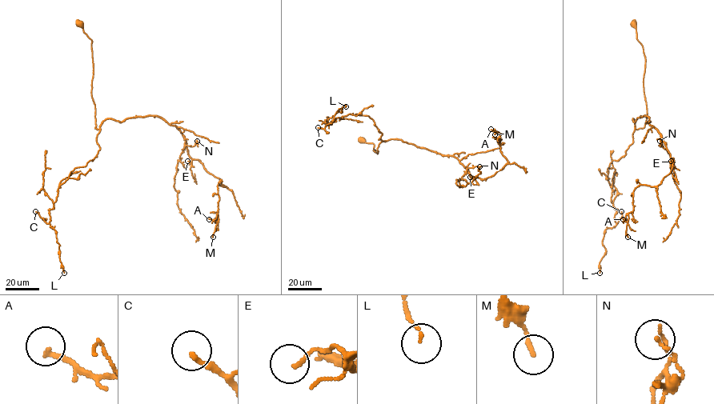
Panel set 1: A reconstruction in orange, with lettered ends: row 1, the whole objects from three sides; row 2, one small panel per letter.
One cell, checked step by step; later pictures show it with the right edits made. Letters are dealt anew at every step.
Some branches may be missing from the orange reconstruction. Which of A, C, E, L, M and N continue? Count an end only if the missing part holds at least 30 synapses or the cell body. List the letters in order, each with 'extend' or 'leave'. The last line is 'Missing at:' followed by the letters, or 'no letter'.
A: leave
C: extend
E: leave
L: leave
M: leave
N: leave
Missing at: C

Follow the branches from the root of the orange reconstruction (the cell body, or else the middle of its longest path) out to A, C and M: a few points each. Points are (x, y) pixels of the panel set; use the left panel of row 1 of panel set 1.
A: (79, 24), (91, 40), (95, 128), (148, 115), (174, 125), (188, 155), (225, 186), (209, 219)
C: (79, 24), (91, 40), (91, 94), (99, 150), (59, 186), (48, 223), (35, 211)
M: (79, 24), (91, 40), (95, 128), (148, 115), (174, 125), (188, 155), (225, 186), (218, 185), (213, 237)

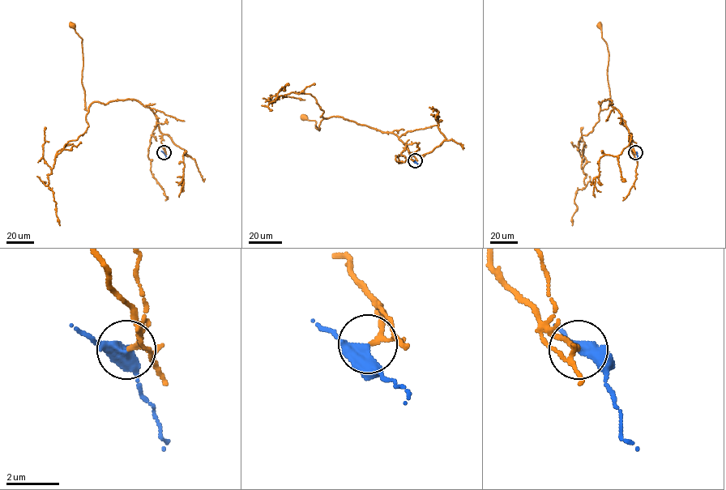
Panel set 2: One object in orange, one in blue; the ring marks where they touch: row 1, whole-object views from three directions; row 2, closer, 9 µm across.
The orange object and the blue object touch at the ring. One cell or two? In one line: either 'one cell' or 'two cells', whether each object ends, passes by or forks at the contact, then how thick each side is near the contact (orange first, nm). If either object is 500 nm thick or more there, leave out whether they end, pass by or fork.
one cell | orange forks | blue passes by | 110/400 nm

